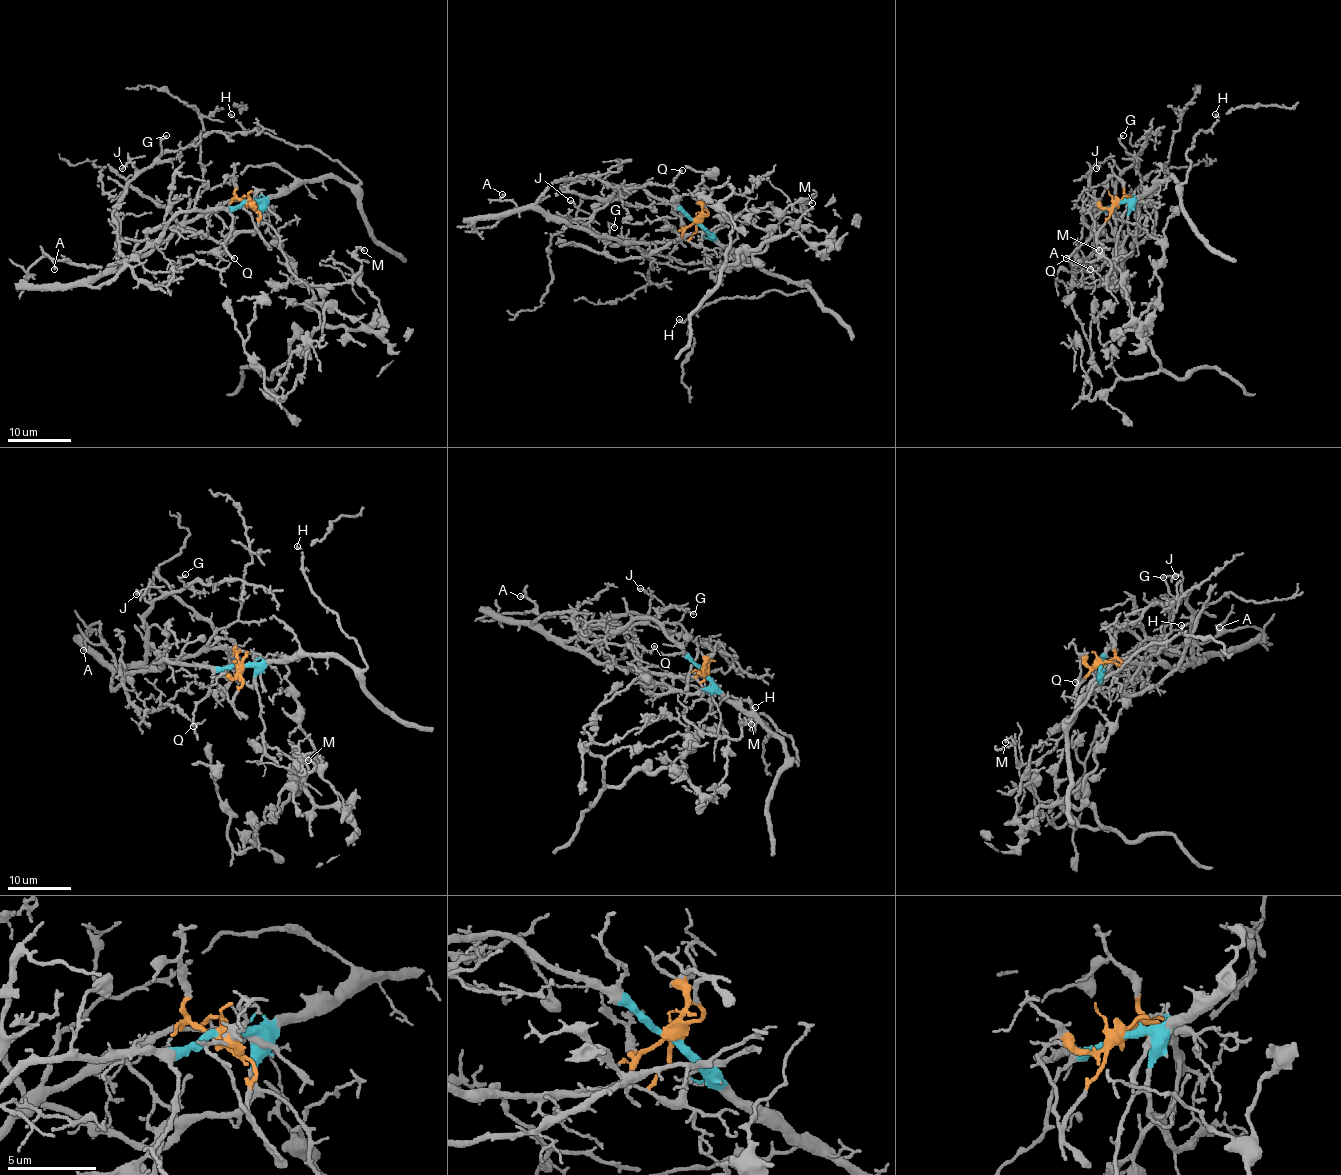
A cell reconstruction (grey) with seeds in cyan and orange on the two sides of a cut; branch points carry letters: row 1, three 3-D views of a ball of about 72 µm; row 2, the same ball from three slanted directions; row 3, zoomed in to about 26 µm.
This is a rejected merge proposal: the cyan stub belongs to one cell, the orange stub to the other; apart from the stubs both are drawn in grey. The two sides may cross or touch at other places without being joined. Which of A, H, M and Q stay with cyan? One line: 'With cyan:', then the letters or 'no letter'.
With cyan: A, H, M, Q

